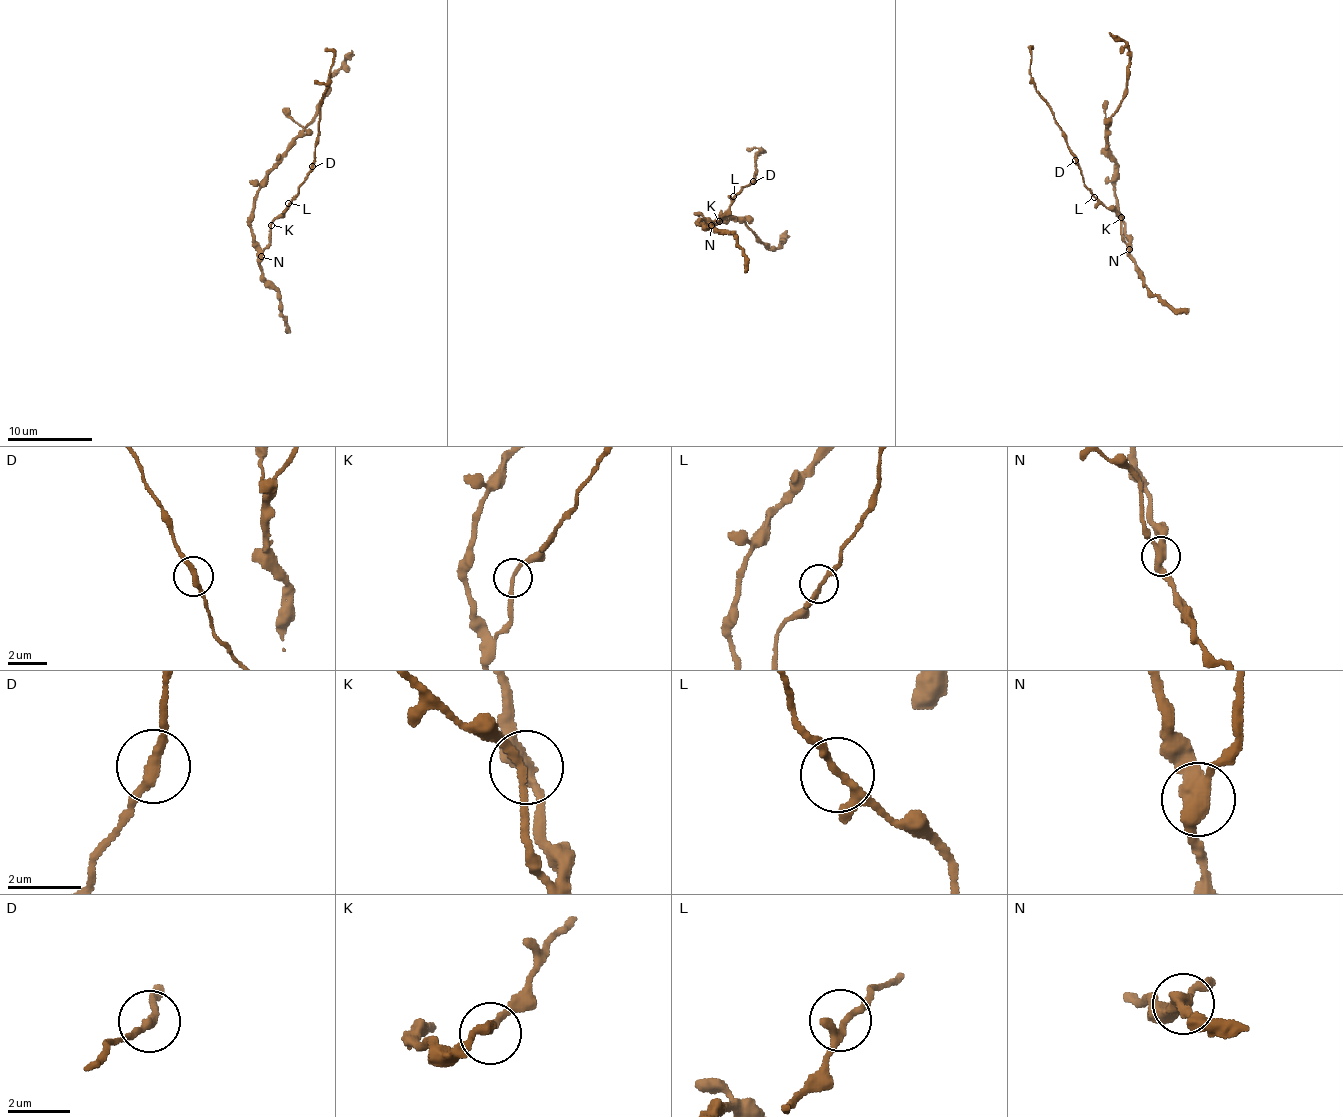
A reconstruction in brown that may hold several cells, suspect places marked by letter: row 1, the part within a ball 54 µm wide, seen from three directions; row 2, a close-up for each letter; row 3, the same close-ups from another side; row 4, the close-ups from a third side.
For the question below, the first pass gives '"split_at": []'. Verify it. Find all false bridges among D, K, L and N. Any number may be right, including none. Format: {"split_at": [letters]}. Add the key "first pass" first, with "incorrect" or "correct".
{"first pass": "incorrect", "split_at": ["N"]}

